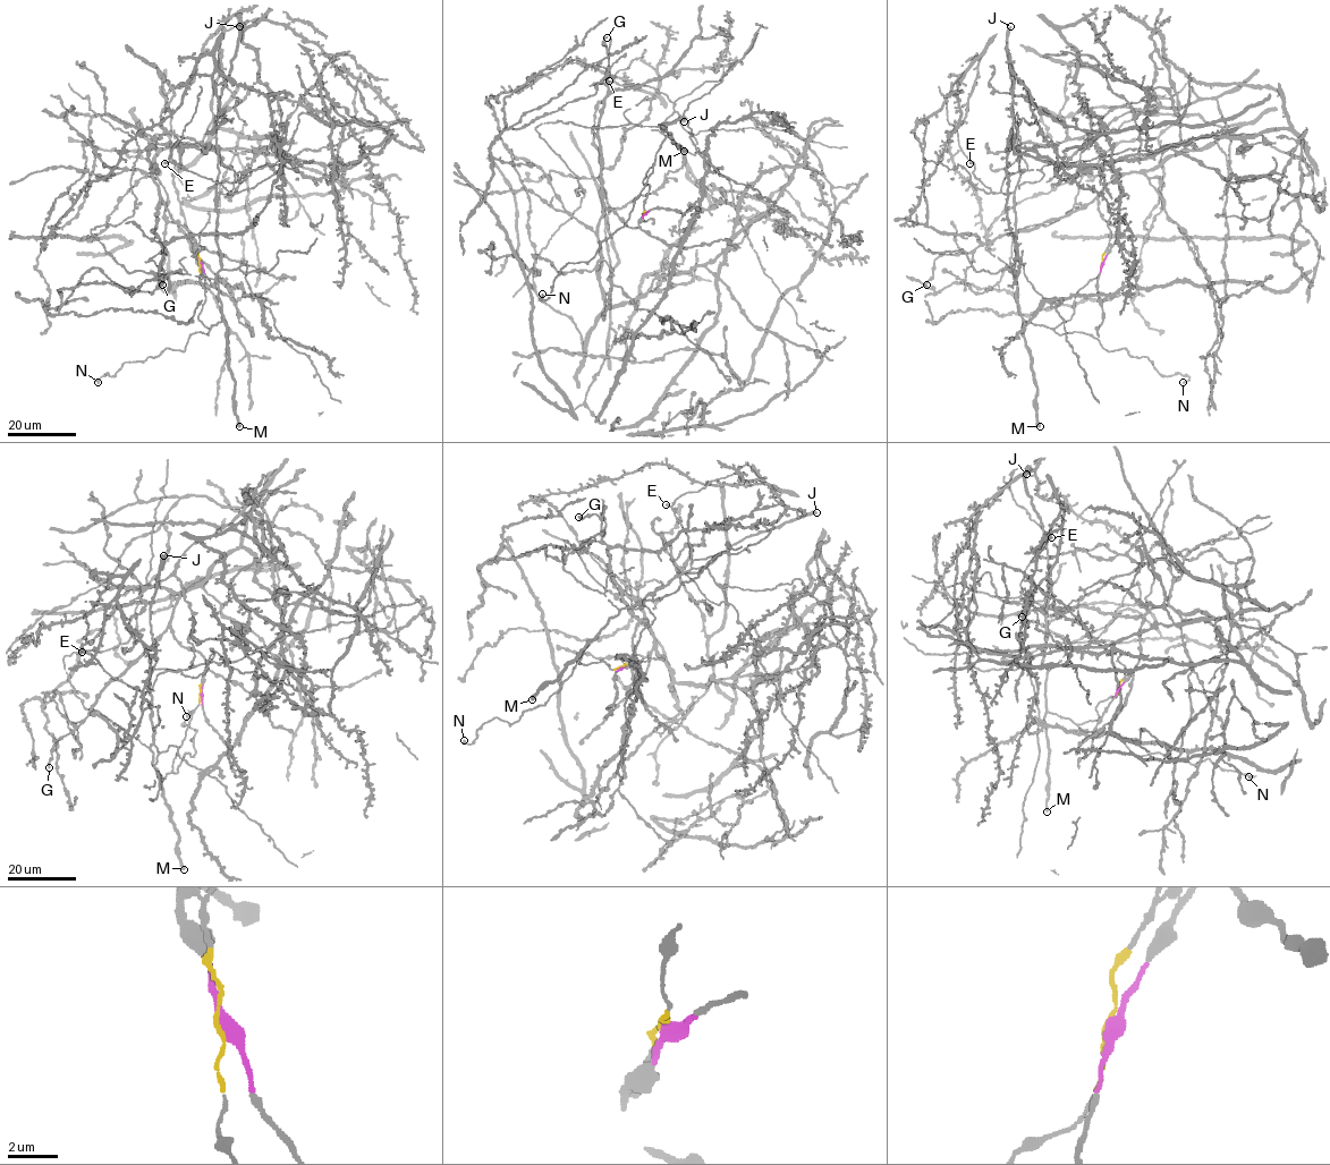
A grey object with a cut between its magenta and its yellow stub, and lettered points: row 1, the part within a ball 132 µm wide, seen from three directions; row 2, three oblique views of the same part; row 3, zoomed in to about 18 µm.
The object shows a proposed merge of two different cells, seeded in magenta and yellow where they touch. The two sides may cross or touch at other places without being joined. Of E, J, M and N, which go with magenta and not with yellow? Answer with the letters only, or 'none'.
none

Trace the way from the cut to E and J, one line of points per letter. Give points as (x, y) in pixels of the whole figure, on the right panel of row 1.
E: (1102, 263), (1075, 296), (1069, 319), (1055, 329), (1023, 319), (1014, 194), (993, 193), (970, 163)
J: (1102, 263), (1075, 296), (1069, 319), (1051, 329), (1023, 317), (1014, 268), (1021, 170), (1010, 26)

